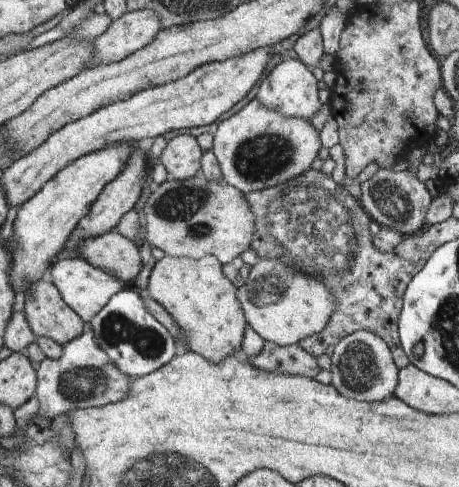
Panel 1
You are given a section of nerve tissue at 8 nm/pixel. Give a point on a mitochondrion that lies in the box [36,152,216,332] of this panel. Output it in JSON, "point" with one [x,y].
{"point":[183,204]}

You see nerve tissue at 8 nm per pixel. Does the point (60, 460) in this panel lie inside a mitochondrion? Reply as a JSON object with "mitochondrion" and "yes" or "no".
{"mitochondrion":"no"}

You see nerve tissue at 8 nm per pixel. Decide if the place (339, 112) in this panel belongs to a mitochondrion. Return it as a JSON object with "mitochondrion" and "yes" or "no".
{"mitochondrion":"no"}

